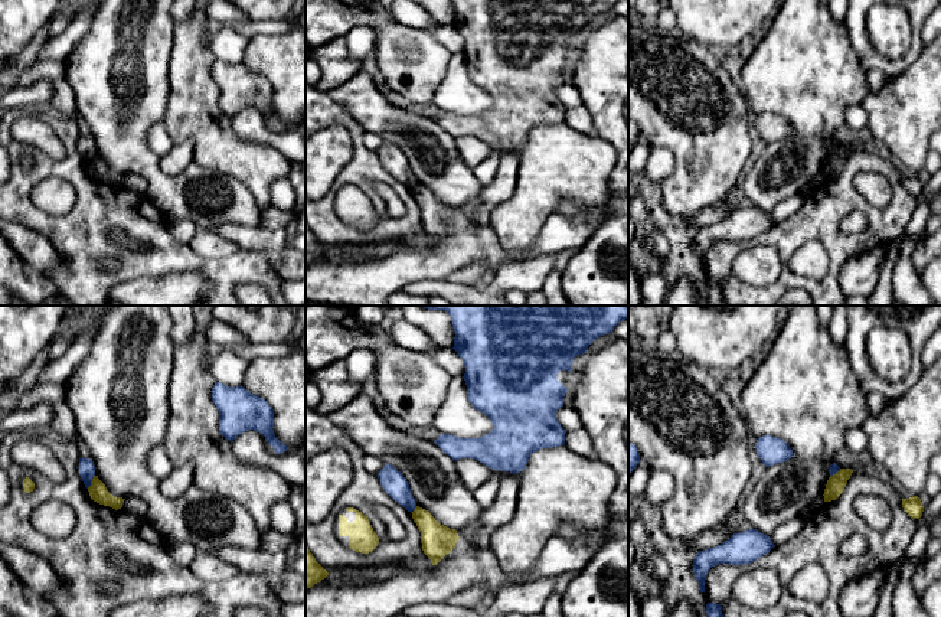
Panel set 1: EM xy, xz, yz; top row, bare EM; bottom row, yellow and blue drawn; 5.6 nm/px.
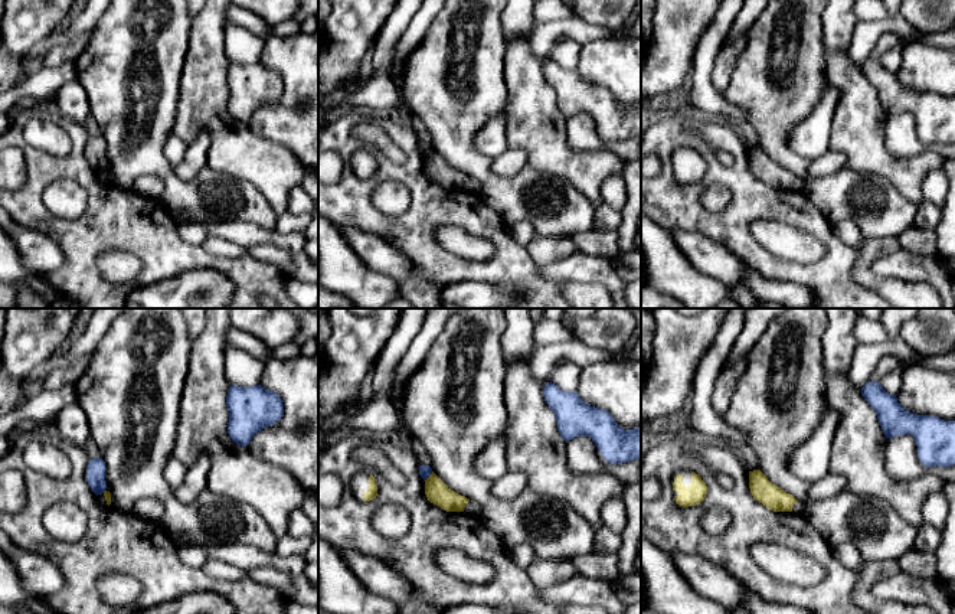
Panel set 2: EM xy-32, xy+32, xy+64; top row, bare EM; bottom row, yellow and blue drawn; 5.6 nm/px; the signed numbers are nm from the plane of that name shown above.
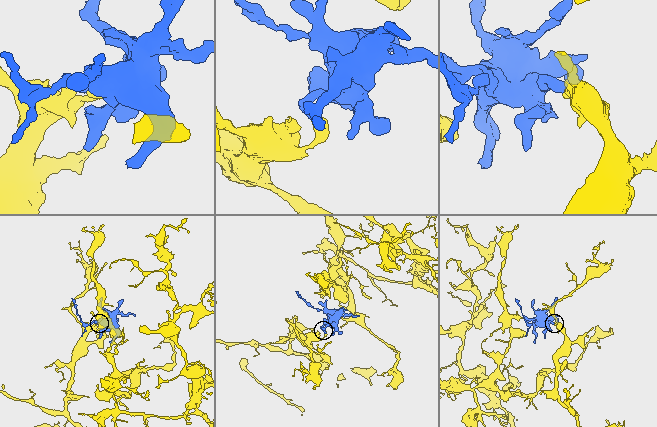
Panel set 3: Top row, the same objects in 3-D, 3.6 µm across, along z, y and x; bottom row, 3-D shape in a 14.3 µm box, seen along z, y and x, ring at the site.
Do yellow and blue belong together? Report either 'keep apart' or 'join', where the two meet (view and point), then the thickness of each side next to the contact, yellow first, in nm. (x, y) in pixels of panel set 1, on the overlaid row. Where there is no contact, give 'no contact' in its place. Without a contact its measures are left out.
keep apart | xy (91, 482) | 100/100 nm

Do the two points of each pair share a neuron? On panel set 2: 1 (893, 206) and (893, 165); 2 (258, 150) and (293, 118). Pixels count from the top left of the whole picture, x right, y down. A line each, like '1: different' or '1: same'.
1: different
2: different

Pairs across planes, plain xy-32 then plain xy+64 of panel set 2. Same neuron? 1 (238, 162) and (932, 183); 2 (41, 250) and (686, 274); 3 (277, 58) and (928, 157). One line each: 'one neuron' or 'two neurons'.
1: two neurons
2: two neurons
3: two neurons

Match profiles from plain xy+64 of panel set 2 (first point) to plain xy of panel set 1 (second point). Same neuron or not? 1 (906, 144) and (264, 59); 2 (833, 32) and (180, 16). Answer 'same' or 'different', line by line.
1: same
2: same

